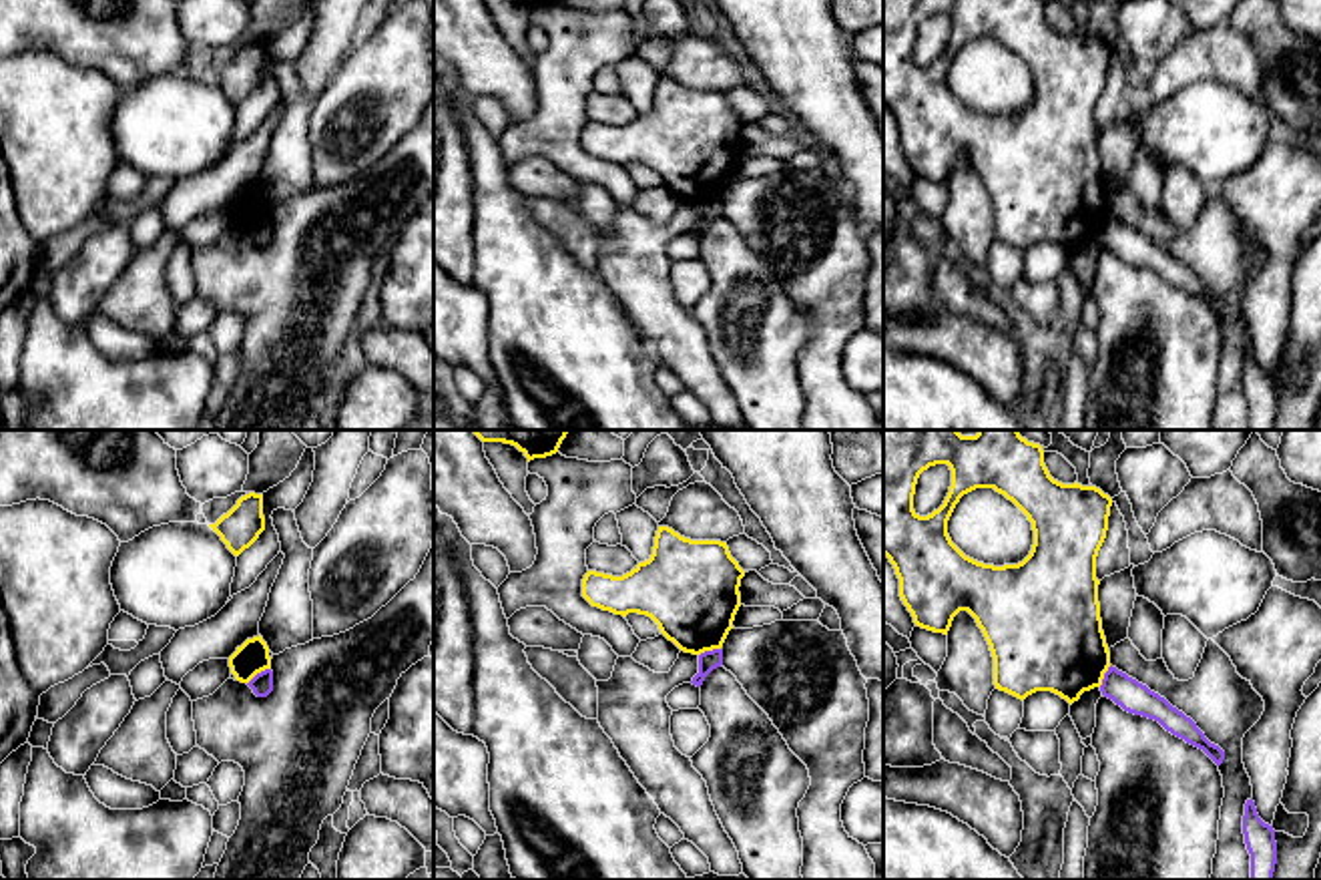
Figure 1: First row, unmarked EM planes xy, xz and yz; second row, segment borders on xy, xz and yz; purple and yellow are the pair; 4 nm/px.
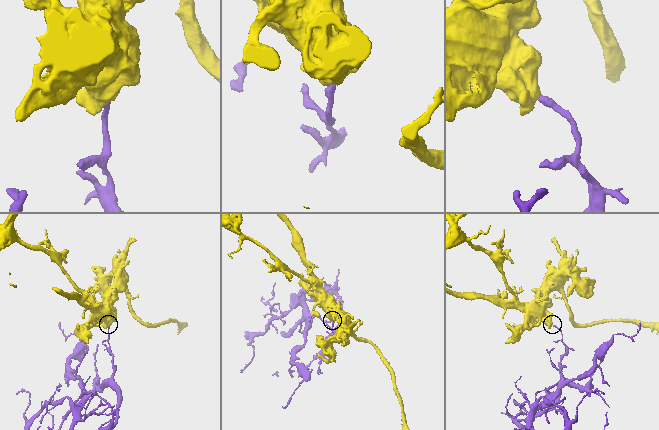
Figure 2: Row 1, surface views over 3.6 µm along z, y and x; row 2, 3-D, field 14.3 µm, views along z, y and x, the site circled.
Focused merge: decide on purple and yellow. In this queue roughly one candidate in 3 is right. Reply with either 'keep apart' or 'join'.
keep apart

